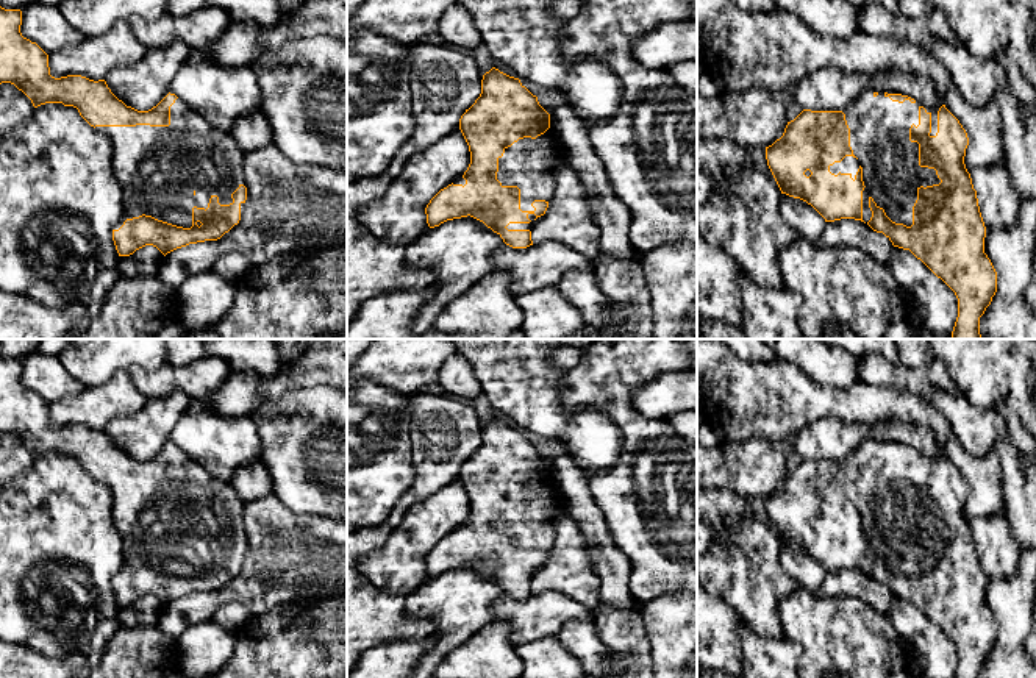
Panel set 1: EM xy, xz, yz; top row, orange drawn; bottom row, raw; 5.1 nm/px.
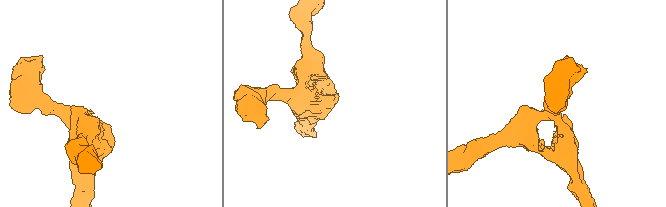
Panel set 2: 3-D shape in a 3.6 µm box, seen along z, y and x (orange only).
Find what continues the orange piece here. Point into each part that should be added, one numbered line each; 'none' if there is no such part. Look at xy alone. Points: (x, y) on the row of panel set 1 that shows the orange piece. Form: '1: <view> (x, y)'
1: xy (158, 167)

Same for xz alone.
1: xz (530, 164)

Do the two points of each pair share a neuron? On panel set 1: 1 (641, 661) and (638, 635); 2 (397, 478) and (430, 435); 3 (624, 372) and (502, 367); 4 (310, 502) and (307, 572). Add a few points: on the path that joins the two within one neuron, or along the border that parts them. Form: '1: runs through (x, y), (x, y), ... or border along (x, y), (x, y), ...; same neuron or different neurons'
1: runs through (638, 655), (638, 641); same neuron
2: border along (411, 422), (414, 480), (402, 496); different neurons
3: border along (563, 372), (560, 396), (566, 408); different neurons
4: border along (277, 497), (296, 513), (321, 514), (330, 519); different neurons

